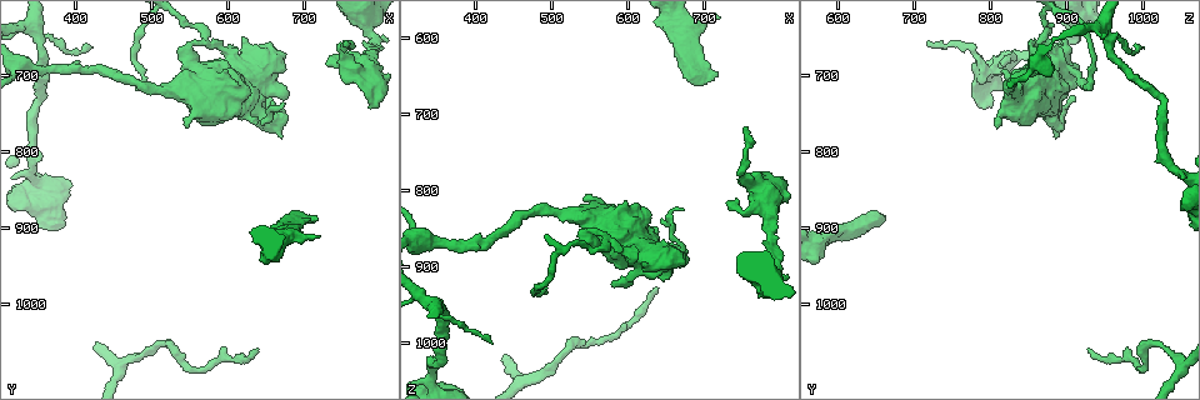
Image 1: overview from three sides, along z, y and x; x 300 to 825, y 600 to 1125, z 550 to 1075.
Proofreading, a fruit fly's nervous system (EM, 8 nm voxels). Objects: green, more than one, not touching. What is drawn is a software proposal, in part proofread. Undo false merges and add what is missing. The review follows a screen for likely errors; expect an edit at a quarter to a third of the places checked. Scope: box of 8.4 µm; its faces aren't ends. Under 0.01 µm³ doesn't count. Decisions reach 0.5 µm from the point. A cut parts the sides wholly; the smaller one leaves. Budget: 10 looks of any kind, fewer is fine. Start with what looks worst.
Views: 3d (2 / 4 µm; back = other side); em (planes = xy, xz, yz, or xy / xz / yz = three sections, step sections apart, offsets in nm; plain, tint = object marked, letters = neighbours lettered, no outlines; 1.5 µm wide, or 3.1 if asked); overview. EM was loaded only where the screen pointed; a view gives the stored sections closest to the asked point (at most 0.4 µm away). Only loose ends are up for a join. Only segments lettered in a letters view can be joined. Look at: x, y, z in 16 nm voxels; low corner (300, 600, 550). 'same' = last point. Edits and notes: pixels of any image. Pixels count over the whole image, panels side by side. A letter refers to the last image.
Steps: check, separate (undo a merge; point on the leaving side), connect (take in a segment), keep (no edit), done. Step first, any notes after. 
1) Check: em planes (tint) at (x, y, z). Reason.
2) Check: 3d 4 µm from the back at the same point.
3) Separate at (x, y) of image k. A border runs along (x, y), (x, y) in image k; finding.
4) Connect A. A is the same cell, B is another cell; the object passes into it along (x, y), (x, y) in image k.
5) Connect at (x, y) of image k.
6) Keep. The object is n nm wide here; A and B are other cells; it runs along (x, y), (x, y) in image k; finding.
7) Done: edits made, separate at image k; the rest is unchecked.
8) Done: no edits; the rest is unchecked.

Check: 3d 4 µm at (715, 885, 645). An open end.

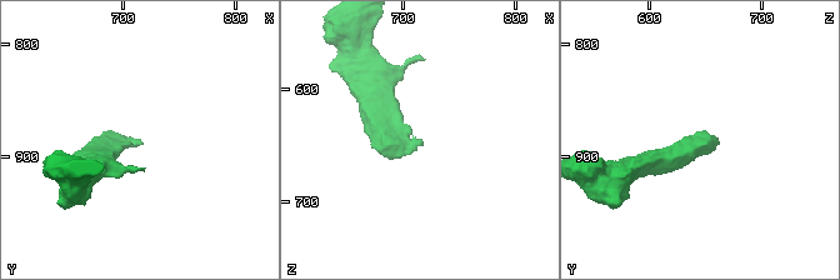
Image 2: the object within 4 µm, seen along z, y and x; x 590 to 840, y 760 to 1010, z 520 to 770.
Check: em planes (letters) at (716, 888, 644).

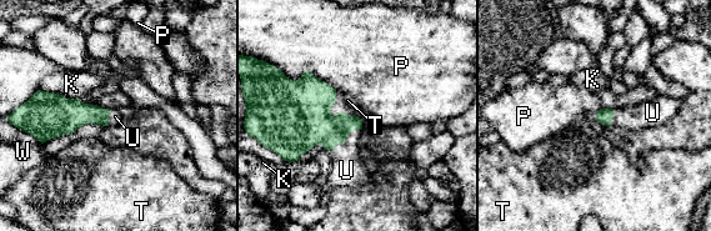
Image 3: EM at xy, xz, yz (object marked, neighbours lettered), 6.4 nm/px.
Connect U. U is the same cell, K, P, T and W are other cells; the object passes into it along (310, 122), (344, 141), (346, 170) in image 3; it goes on there.

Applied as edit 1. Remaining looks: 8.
Check: overview. Redraw.

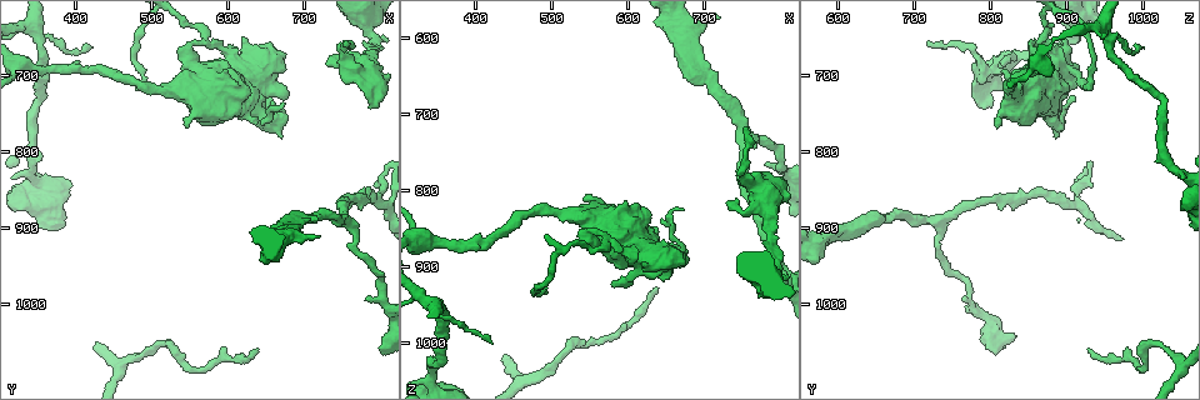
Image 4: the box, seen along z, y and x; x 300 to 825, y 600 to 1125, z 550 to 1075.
Check: 3d 2 µm at (475, 720, 935). Tapers out.

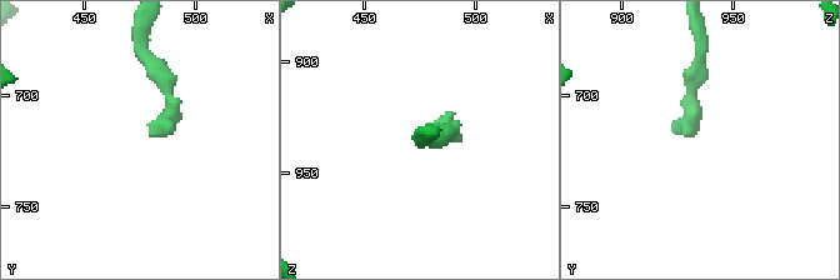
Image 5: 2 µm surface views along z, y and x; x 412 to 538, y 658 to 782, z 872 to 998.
Check: em planes (letters) at (478, 716, 930).

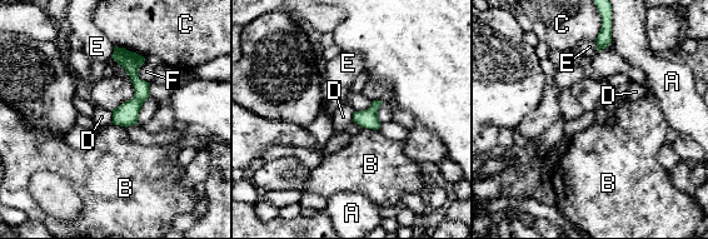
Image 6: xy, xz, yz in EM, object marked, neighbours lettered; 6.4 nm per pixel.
Keep. The object is 120 nm wide here; the longest contact is with C, 200 nm; A, B, C, D, E and F are other cells; no lettered segment goes on from it.

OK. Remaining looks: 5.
Check: 3d 4 µm from the back at (785, 740, 790). An open end.

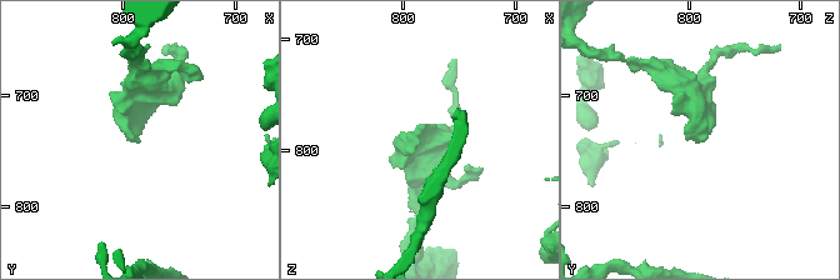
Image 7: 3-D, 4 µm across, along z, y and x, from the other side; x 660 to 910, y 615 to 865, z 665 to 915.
Check: em planes (letters) at (782, 742, 794).

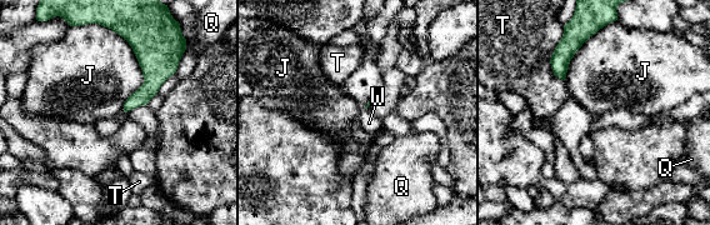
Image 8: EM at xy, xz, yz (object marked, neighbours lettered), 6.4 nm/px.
Keep. The longest contact is with J, 550 nm; J, Q, T and W are other cells; no lettered segment goes on from it.

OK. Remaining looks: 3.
Done: edits made, connect at image 3; the rest is unchecked.

